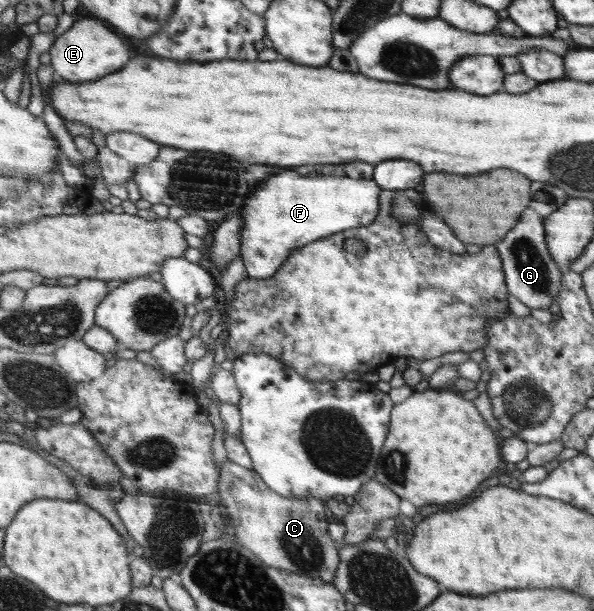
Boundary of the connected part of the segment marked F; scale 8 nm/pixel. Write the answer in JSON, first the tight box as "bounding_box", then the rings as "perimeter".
{"bounding_box":[238,172,380,279],"perimeter":[[[280,172],[268,178],[244,204],[238,254],[250,279],[271,279],[296,248],[351,228],[368,226],[379,216],[380,185],[374,179],[338,176],[300,176]]]}

